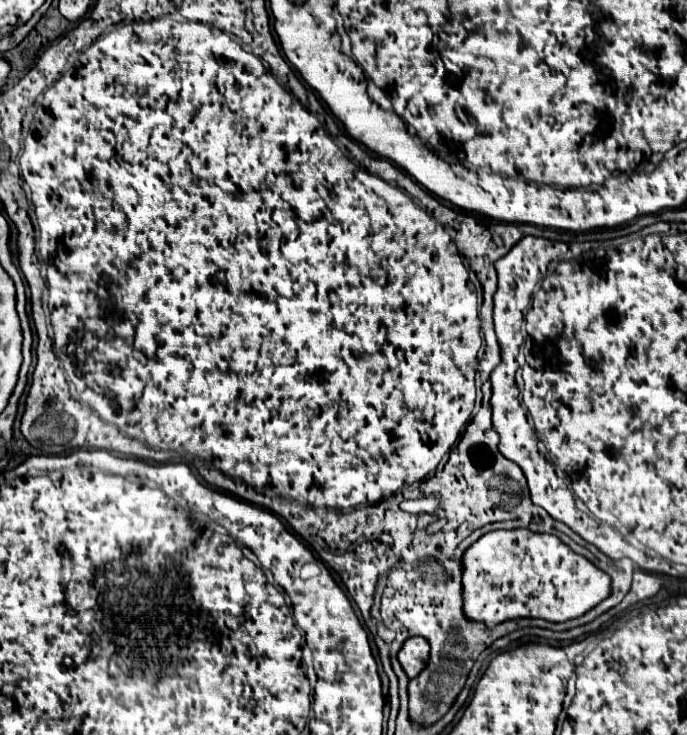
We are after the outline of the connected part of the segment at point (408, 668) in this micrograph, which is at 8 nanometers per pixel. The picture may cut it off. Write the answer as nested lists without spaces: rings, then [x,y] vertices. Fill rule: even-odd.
[[[408,638],[408,642],[404,642],[402,650],[398,652],[398,662],[410,680],[416,678],[420,670],[424,670],[428,662],[428,652],[430,646],[428,642],[424,642],[424,638]]]

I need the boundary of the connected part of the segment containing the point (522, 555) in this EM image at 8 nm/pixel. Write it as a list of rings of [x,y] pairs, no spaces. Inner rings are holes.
[[[528,528],[486,532],[462,554],[462,594],[464,614],[472,622],[484,622],[490,630],[496,624],[516,618],[542,618],[546,622],[566,622],[584,616],[612,592],[612,580],[588,558],[572,552],[552,534],[538,534]]]

